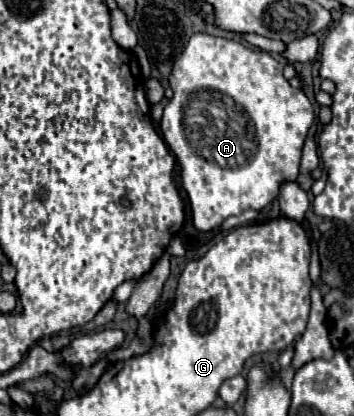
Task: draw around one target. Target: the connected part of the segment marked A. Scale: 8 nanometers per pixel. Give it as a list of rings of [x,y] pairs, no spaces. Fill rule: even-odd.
[[[195,33],[171,71],[173,99],[165,105],[161,133],[181,169],[181,183],[187,191],[193,225],[199,231],[213,231],[221,223],[247,209],[261,211],[279,195],[279,187],[295,181],[301,149],[313,125],[315,111],[301,89],[293,89],[283,77],[283,65],[265,51],[247,49],[239,41]]]

